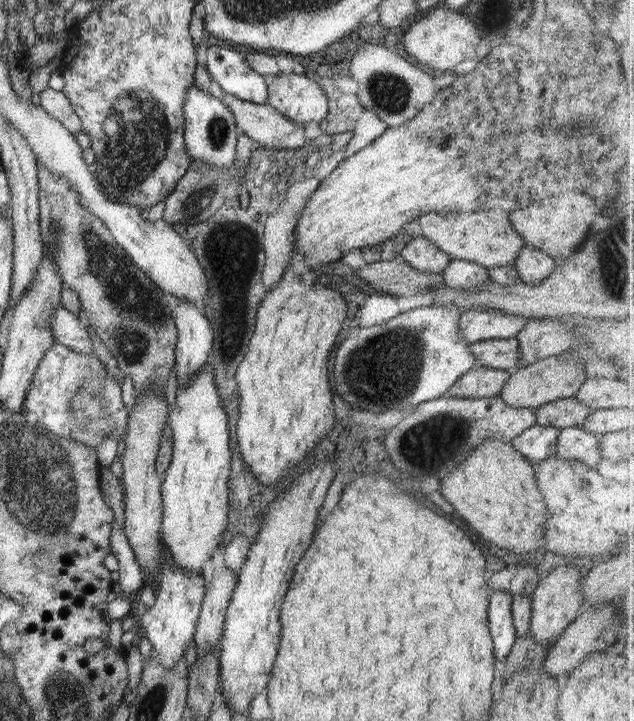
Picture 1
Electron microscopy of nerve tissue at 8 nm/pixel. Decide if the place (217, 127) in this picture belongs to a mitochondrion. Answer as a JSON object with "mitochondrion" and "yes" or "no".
{"mitochondrion":"yes"}

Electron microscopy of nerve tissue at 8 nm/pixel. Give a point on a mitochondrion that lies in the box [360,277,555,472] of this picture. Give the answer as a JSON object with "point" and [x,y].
{"point":[441,434]}

